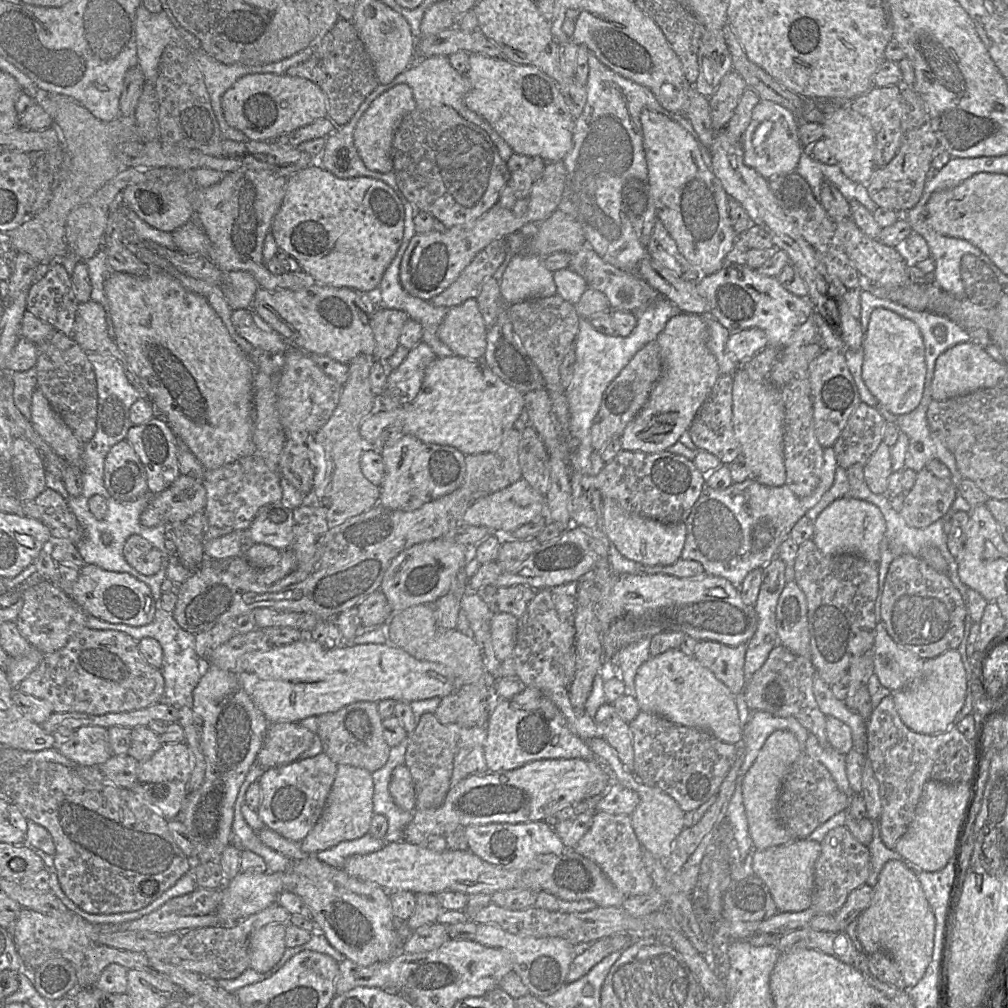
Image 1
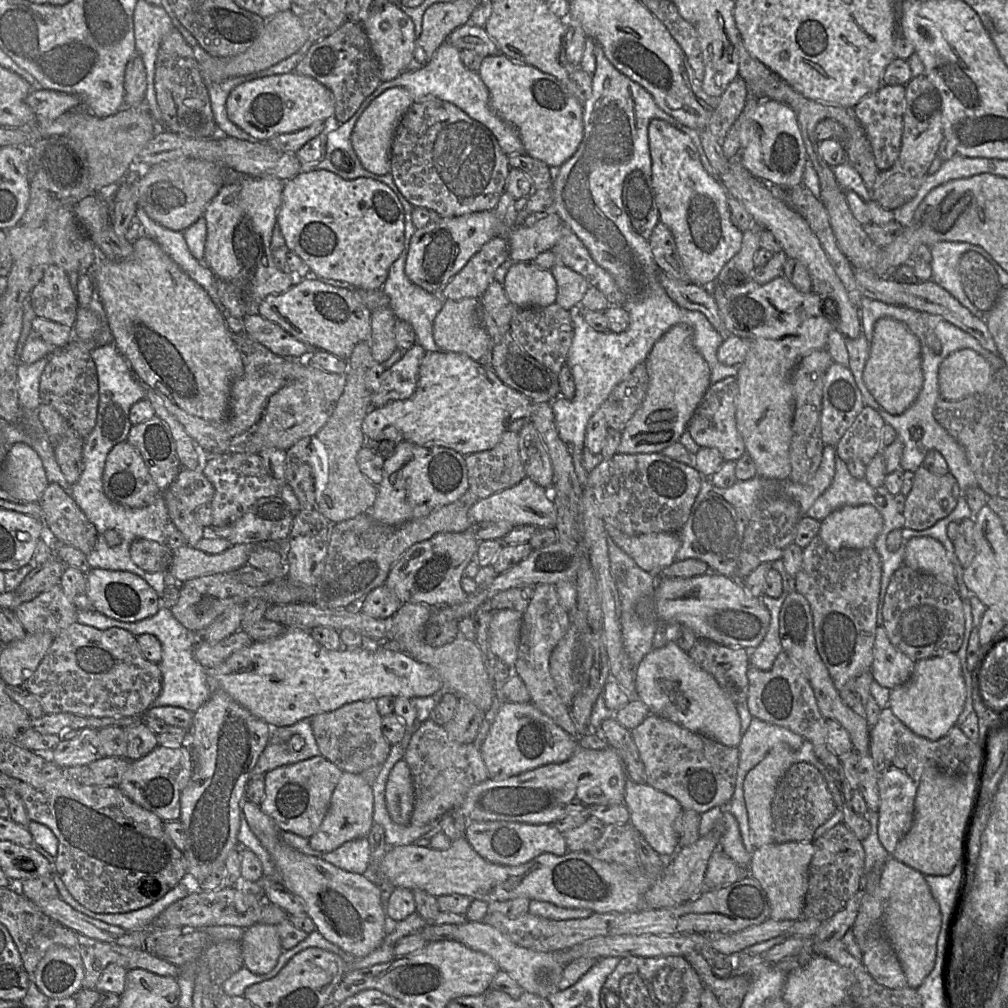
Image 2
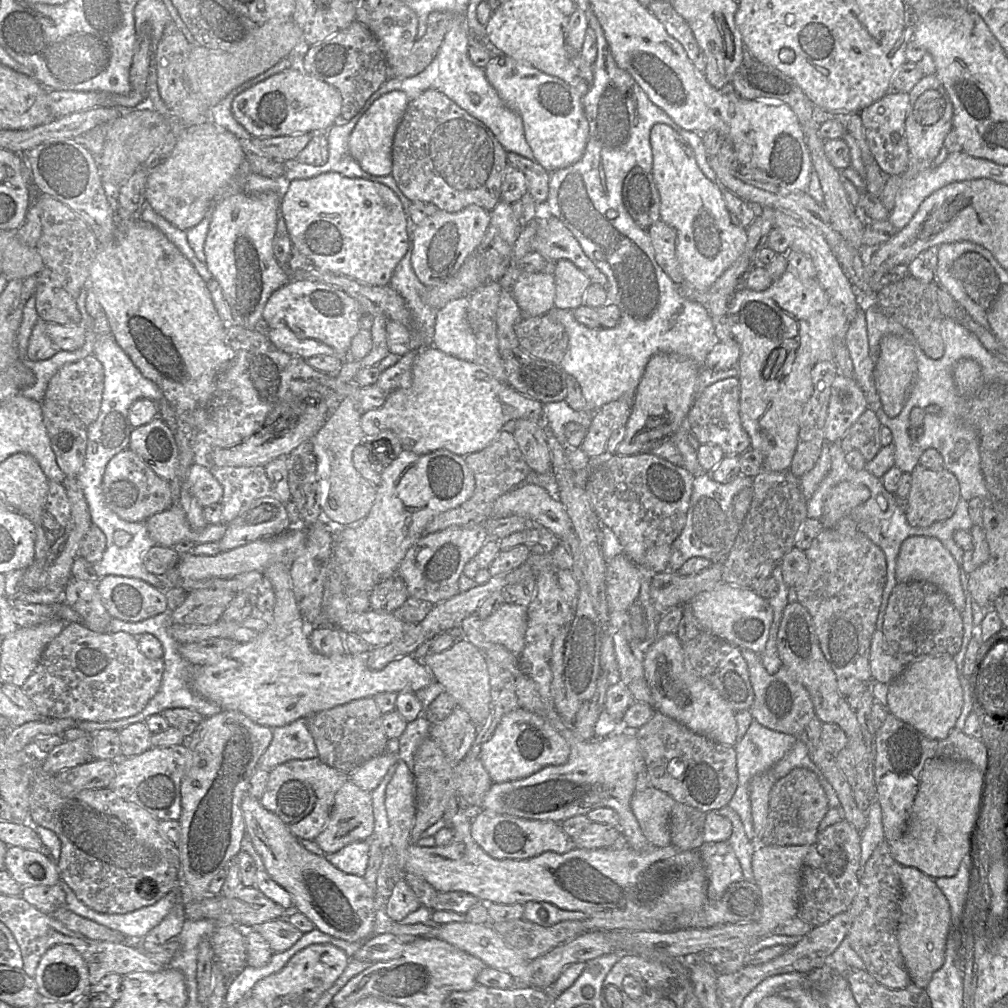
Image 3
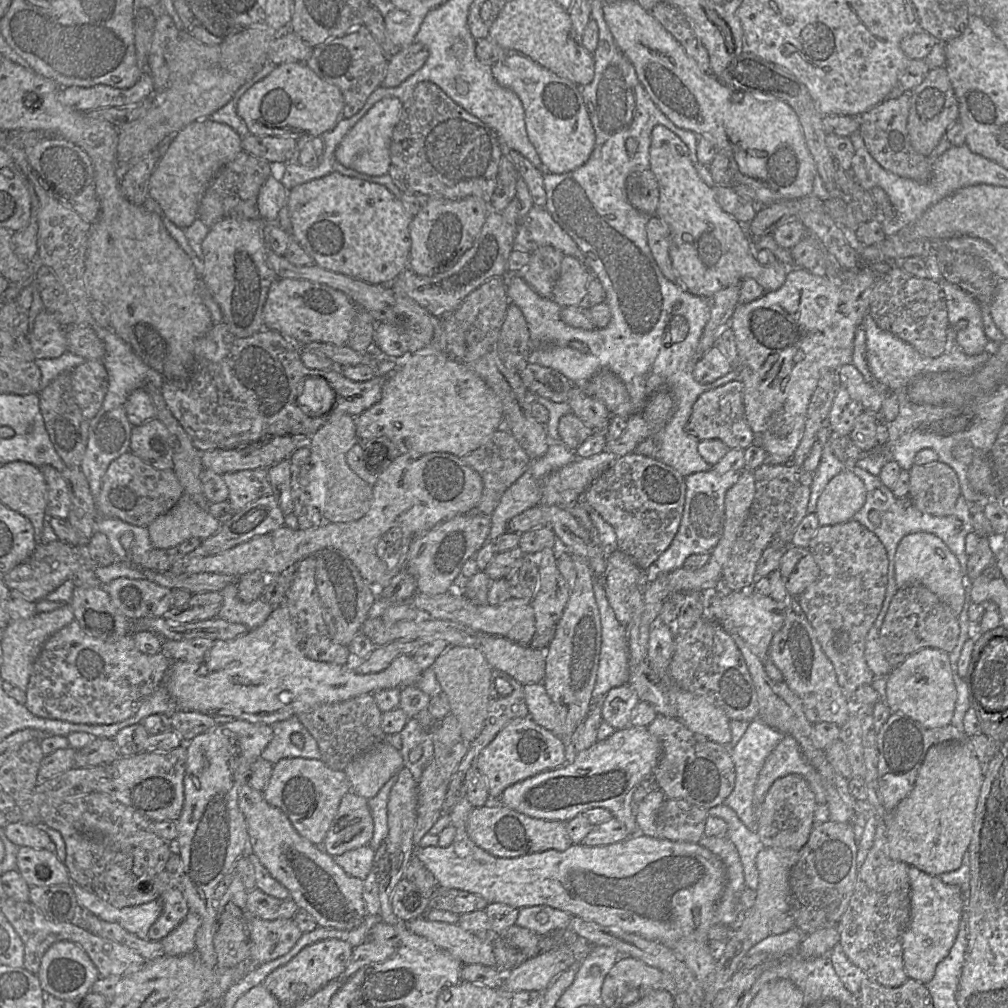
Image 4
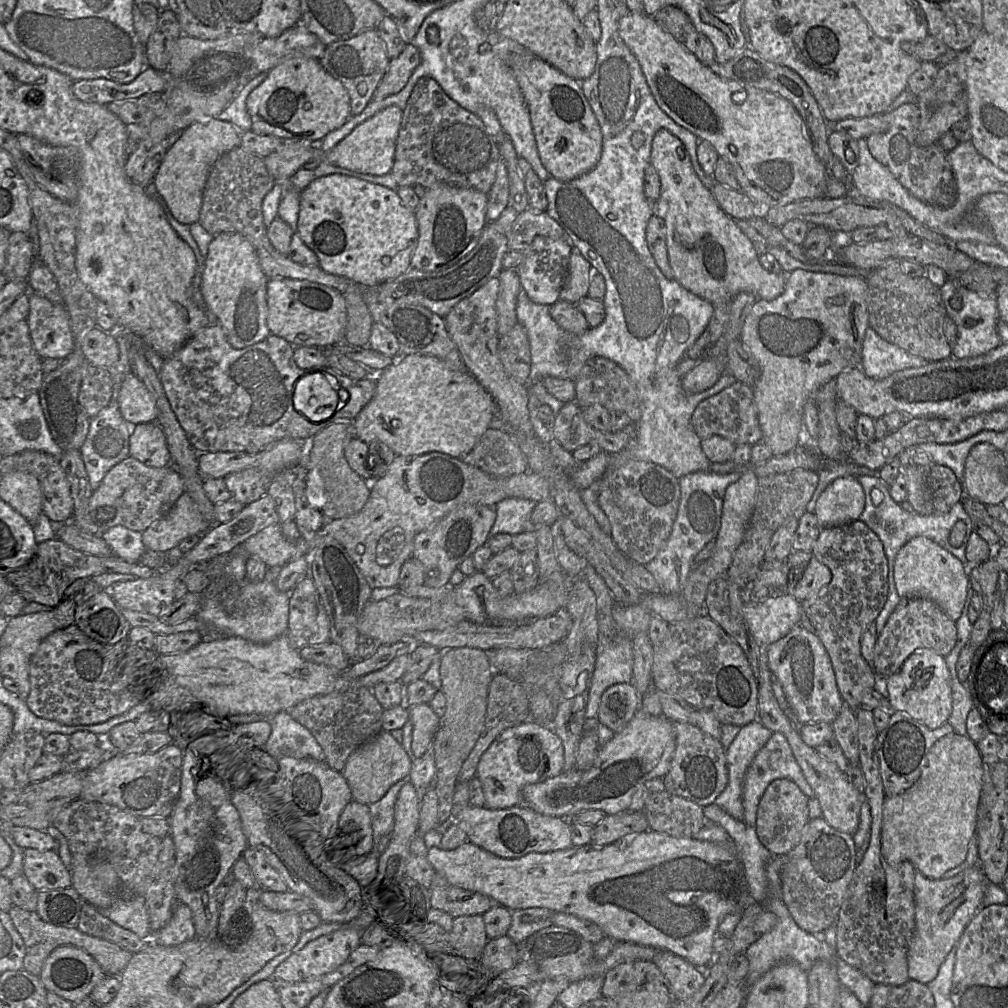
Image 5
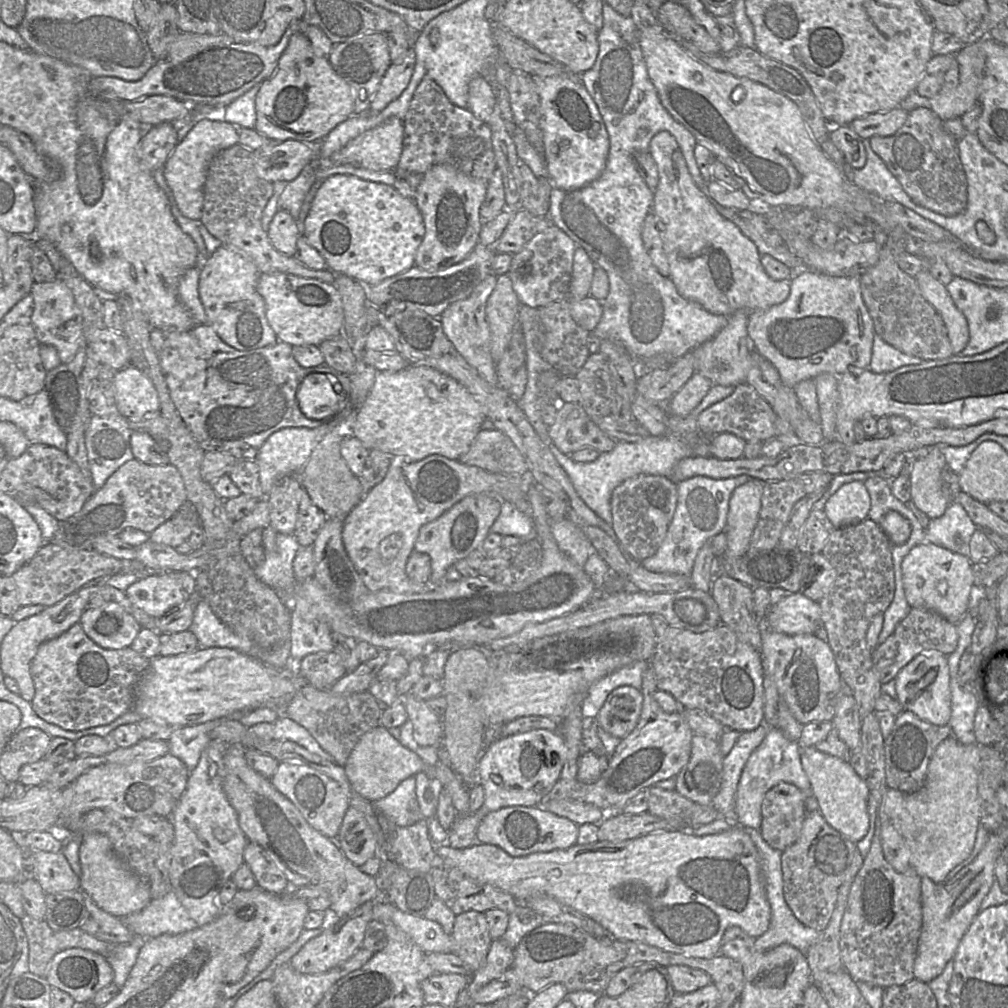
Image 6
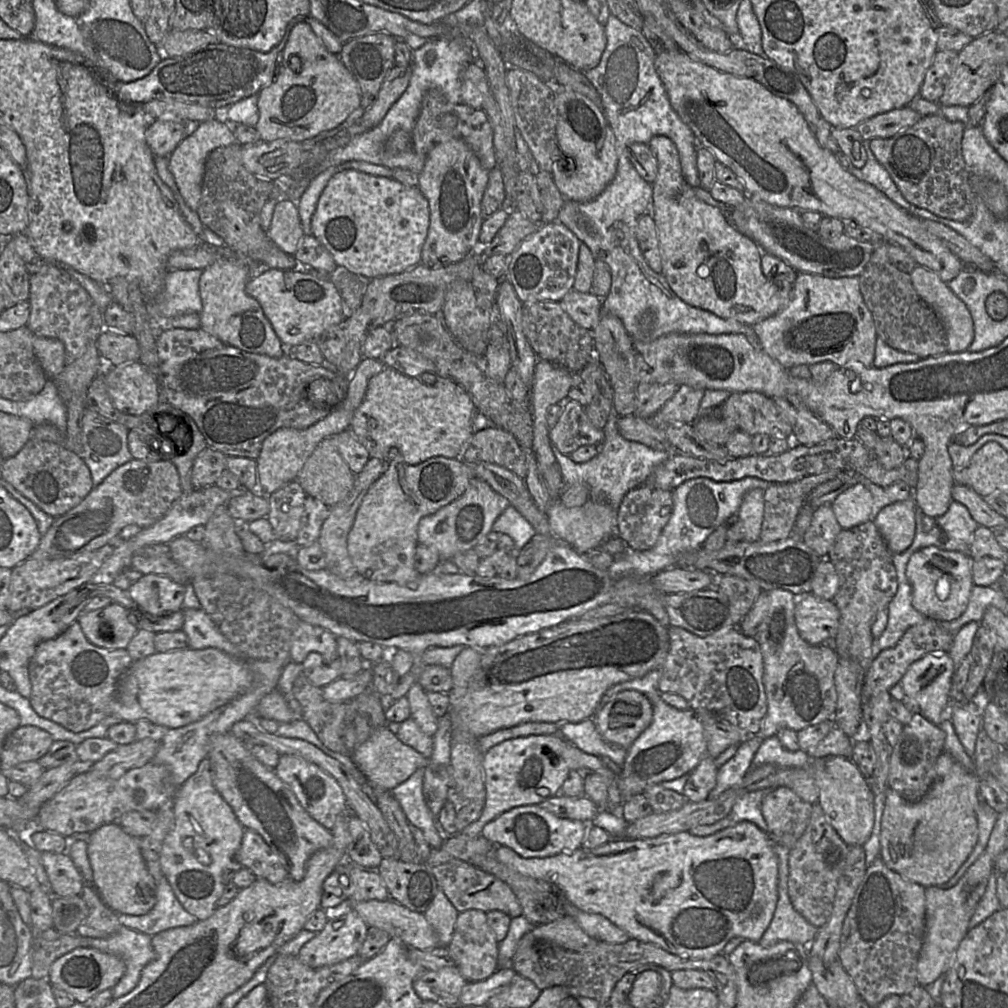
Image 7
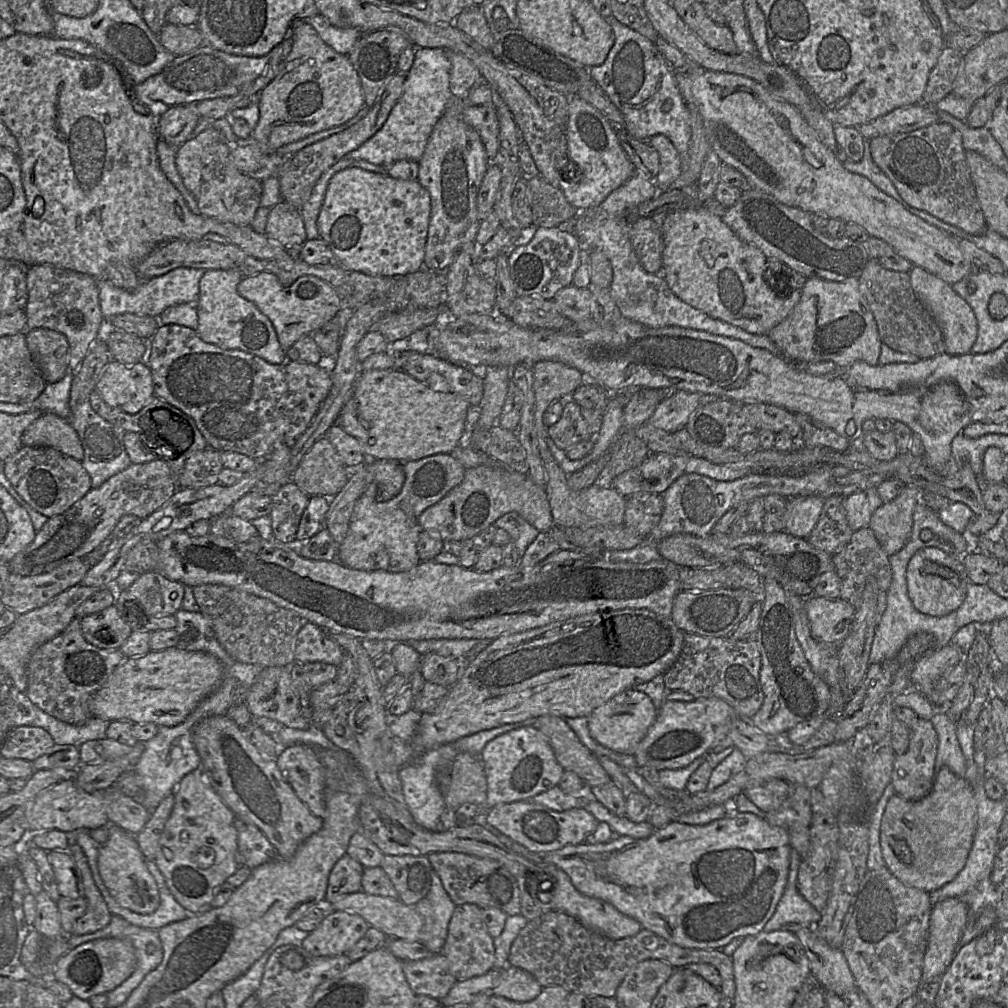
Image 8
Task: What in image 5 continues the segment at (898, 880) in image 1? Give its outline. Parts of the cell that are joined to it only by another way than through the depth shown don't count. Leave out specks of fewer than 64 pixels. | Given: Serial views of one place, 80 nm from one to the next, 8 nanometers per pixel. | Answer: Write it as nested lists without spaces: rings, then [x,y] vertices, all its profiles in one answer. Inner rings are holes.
[[[979,862],[947,880],[933,880],[915,872],[915,928],[907,952],[910,980],[927,985],[936,978],[941,964],[980,908],[985,888],[986,877]]]

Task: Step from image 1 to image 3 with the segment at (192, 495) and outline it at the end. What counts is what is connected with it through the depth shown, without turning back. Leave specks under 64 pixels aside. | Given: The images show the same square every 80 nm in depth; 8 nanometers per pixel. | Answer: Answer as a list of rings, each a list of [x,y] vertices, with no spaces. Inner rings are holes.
[[[194,462],[189,468],[187,482],[191,494],[202,507],[220,502],[223,490],[209,468]]]

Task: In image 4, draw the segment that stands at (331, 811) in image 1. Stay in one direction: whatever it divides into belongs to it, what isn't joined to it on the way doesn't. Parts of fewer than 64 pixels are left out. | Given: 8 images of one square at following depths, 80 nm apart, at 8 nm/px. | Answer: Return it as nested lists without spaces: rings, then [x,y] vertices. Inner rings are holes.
[[[350,790],[341,799],[322,847],[330,856],[339,856],[369,845],[373,831],[374,822],[368,800]]]

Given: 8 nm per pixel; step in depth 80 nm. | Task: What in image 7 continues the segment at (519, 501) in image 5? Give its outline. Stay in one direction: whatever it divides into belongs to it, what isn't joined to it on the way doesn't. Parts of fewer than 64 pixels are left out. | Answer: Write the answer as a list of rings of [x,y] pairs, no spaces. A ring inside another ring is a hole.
[[[509,505],[492,524],[493,531],[509,535],[521,549],[536,534],[532,524],[512,505]]]

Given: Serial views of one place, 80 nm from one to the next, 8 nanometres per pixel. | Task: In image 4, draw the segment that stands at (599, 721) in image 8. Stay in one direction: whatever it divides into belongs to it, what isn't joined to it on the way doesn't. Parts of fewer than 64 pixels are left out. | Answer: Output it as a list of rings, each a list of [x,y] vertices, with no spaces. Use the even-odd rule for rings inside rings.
[[[627,684],[611,688],[604,696],[602,720],[615,730],[628,726],[631,711],[638,701],[636,692]]]

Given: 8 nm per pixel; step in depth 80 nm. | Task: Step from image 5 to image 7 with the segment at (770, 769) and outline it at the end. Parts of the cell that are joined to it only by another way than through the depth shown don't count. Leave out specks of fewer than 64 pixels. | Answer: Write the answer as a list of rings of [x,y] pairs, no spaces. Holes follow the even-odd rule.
[[[776,735],[764,738],[756,751],[751,768],[764,764],[774,764],[781,767],[810,767],[812,759],[804,750],[790,751],[779,741]],[[763,788],[750,791],[738,796],[732,805],[730,818],[736,823],[749,821],[763,831],[767,831],[767,824],[762,815],[761,805],[763,798],[773,788]]]

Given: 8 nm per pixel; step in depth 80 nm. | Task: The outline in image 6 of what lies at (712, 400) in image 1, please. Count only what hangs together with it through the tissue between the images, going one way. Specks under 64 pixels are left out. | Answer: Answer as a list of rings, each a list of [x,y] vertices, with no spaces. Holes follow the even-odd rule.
[[[741,383],[736,385],[731,395],[701,411],[696,422],[698,431],[705,438],[729,432],[746,442],[764,442],[768,438],[776,437],[775,423],[777,418],[778,416],[771,405],[758,394],[754,387]]]

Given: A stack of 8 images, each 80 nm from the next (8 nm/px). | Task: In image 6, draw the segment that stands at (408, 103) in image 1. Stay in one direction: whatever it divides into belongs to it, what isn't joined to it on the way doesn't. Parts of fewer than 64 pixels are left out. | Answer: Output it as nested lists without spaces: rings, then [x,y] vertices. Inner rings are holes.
[[[393,116],[350,140],[329,161],[373,171],[394,171],[401,157],[403,139],[403,120]]]

